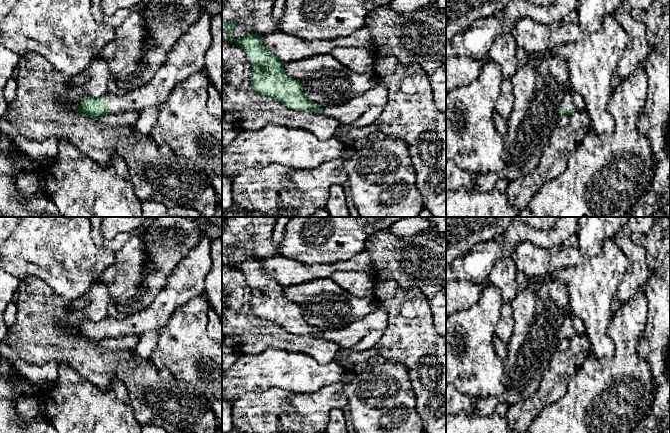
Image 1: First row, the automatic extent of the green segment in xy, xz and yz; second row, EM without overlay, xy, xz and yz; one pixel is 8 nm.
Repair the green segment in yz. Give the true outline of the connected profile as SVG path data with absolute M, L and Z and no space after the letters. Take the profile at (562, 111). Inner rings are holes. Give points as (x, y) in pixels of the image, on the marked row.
M570 90L567 91L559 107L559 115L571 115L575 110L586 111L583 97Z

